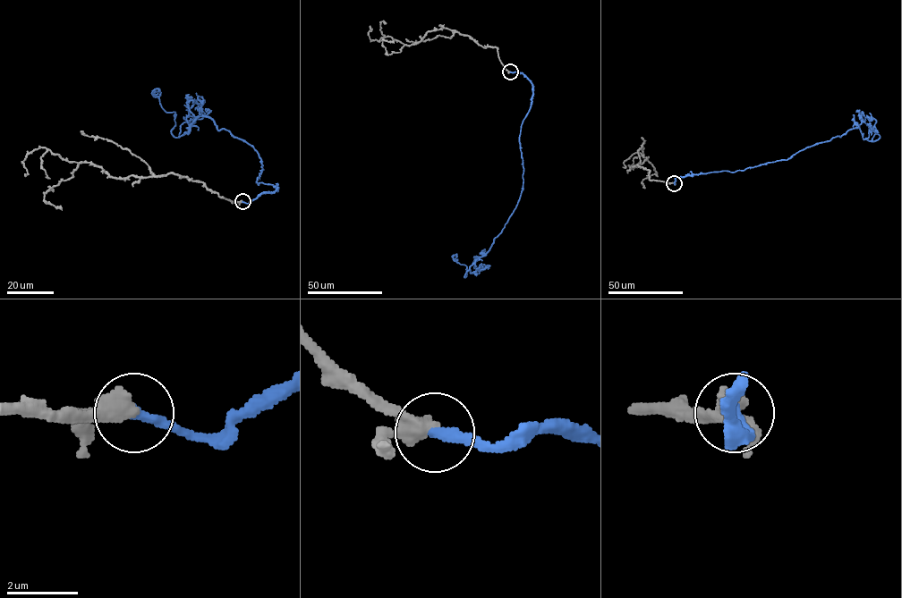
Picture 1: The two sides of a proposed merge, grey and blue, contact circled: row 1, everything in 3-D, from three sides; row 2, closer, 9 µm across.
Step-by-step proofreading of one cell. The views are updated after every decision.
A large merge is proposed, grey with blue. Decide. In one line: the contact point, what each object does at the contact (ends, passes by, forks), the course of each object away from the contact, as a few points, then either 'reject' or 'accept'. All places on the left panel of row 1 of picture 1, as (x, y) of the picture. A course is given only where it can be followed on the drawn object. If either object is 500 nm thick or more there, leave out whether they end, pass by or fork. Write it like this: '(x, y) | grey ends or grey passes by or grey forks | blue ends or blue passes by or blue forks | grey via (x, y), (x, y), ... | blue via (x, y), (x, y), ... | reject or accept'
(242, 201) | grey passes by | blue ends | grey via (242, 201), (176, 173), (111, 177), (95, 164), (69, 162), (43, 147), (27, 155), (25, 173) | blue via (242, 201), (277, 188), (256, 182), (258, 153), (207, 116), (174, 137), (174, 112), (162, 107), (158, 88) | accept

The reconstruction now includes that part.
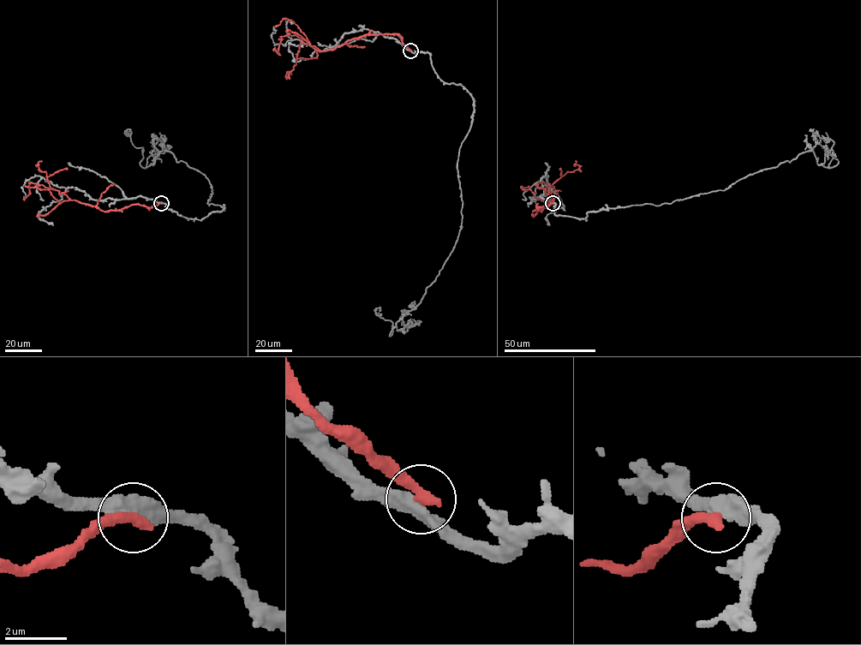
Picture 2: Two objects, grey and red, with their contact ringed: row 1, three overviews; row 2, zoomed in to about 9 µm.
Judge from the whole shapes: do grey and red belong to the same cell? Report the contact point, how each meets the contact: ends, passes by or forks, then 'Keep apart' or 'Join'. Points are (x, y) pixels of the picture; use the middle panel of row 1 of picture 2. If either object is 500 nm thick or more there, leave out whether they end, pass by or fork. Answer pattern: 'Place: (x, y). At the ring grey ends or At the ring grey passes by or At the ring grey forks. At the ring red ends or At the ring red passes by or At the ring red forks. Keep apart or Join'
Place: (410, 50). At the ring grey passes by. At the ring red ends. Keep apart

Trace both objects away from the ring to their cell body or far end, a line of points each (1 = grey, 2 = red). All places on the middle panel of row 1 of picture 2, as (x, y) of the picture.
1: (410, 50), (428, 53), (437, 75), (473, 101), (457, 163), (461, 227), (391, 336), (379, 311)
2: (410, 50), (396, 33), (364, 34), (325, 50), (317, 50), (288, 34), (281, 38), (279, 54), (273, 50)

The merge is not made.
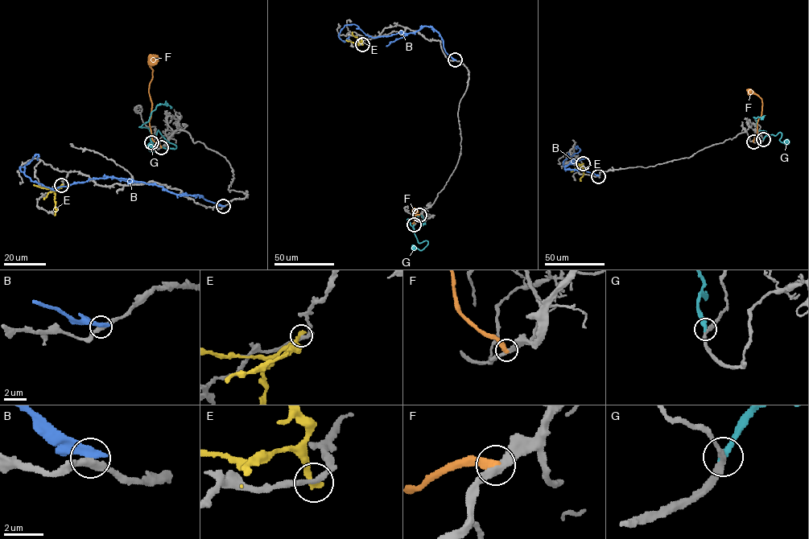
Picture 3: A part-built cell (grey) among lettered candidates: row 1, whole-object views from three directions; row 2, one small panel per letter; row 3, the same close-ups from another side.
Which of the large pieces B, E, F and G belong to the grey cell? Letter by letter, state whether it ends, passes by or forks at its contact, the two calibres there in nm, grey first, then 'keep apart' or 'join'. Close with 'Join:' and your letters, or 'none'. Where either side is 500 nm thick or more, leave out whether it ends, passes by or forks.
B: it ends | 360/440 nm | keep apart
E: it ends | 280/360 nm | keep apart
F: 320/500 nm | keep apart
G: it ends | 280/320 nm | join
Join: G

